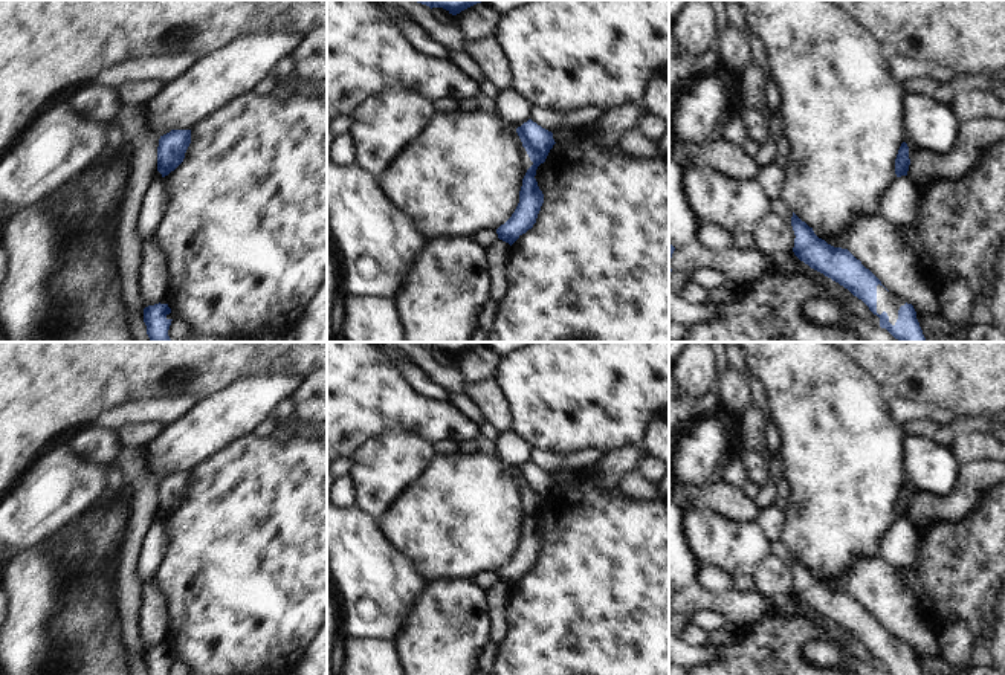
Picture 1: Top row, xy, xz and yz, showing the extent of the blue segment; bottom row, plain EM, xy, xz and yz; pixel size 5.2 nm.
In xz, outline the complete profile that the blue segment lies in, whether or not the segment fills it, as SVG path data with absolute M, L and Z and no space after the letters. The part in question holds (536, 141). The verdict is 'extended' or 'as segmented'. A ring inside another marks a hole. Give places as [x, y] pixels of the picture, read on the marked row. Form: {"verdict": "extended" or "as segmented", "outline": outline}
{"verdict": "as segmented", "outline": "M532 119L516 128L516 133L533 165L527 170L519 191L519 203L512 217L496 229L498 238L510 246L536 223L544 203L544 194L535 179L536 170L545 162L556 144L553 133L542 128Z"}

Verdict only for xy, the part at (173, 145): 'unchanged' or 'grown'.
unchanged

